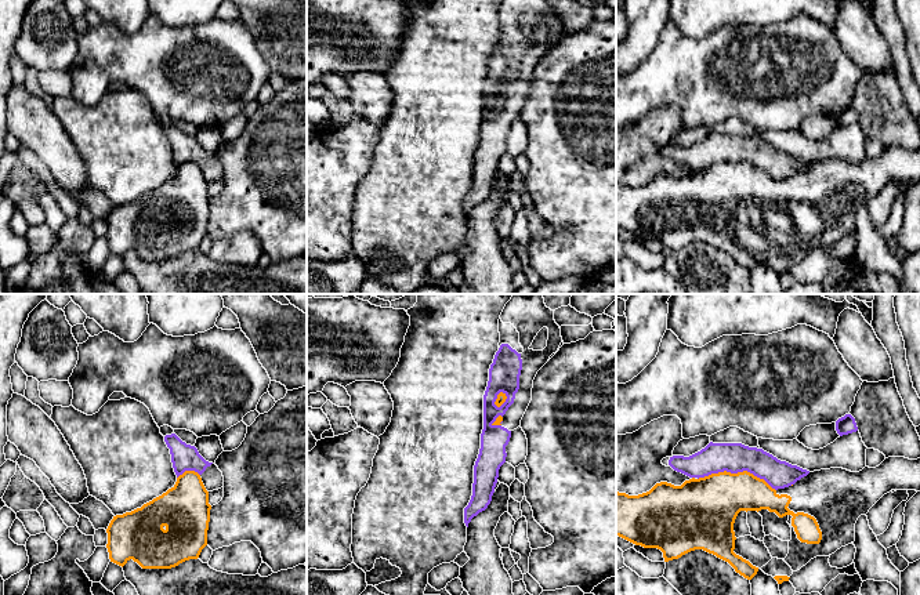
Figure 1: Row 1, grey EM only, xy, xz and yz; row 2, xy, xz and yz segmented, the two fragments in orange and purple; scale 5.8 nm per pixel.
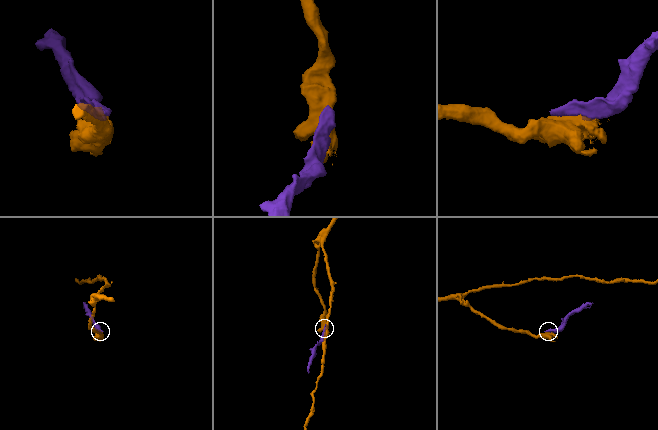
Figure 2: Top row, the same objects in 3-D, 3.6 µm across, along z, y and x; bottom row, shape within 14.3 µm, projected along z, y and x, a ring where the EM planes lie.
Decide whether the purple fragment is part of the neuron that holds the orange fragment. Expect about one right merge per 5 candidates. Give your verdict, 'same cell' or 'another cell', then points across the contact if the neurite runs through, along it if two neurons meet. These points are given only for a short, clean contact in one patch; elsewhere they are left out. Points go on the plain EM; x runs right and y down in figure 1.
another cell

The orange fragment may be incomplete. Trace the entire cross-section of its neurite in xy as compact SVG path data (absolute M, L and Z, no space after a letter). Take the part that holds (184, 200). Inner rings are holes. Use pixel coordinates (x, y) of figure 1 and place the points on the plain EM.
M185 162L162 186L141 199L113 207L106 220L111 253L123 258L133 250L142 260L171 260L185 251L198 250L207 236L210 200L209 182L200 166Z

